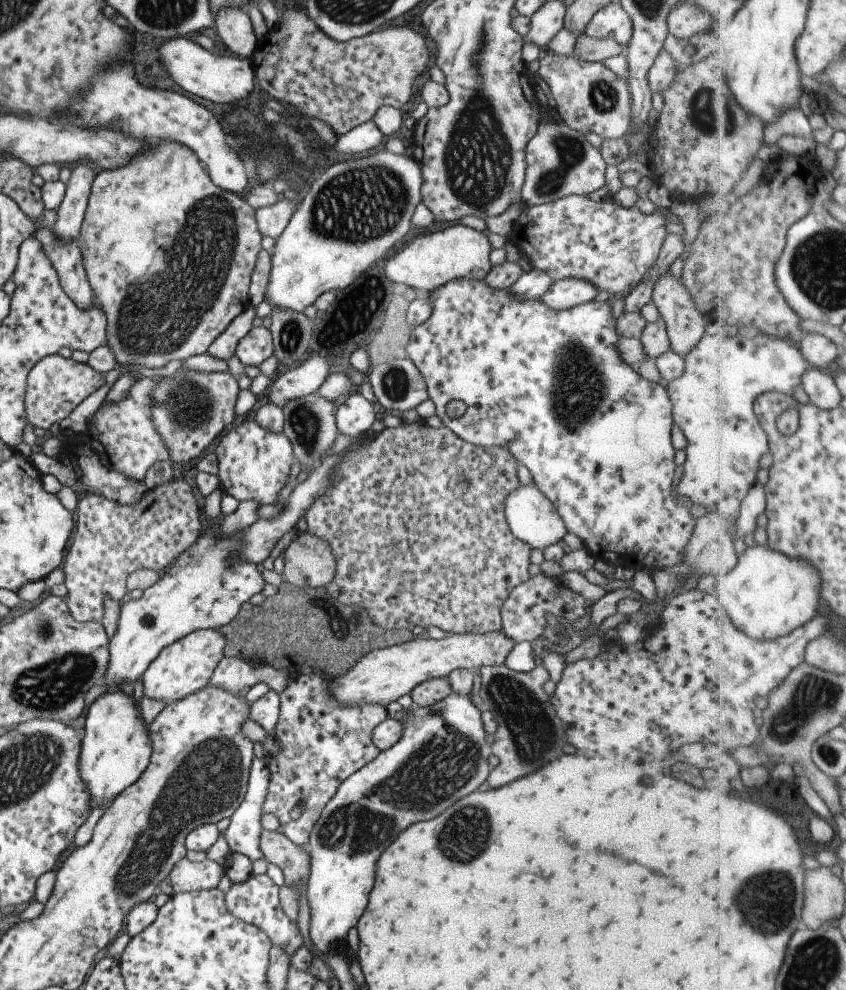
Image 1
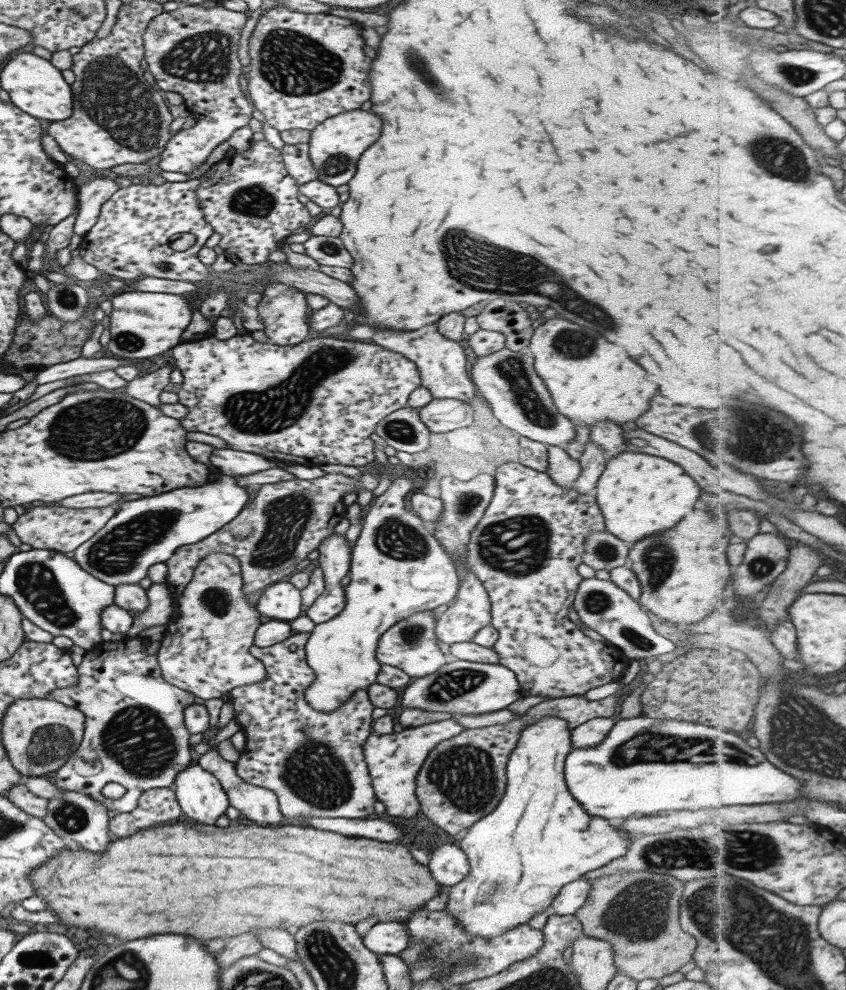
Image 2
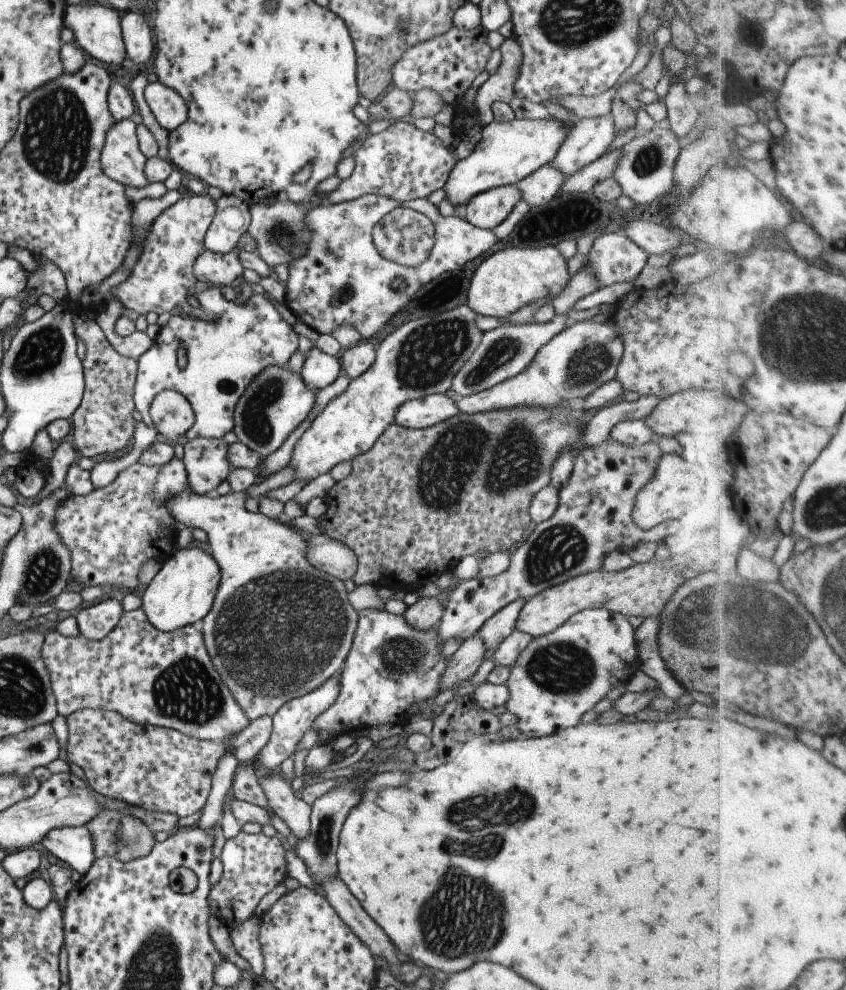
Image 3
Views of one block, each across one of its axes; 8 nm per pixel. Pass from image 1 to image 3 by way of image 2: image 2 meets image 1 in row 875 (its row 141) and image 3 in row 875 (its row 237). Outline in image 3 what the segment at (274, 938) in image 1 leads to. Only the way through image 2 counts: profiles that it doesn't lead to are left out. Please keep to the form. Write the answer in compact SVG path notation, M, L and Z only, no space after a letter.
M241 831L226 840L218 857L222 866L221 876L207 893L209 913L229 929L249 920L254 915L257 902L286 878L286 849L287 845L278 836L267 837L261 833Z

